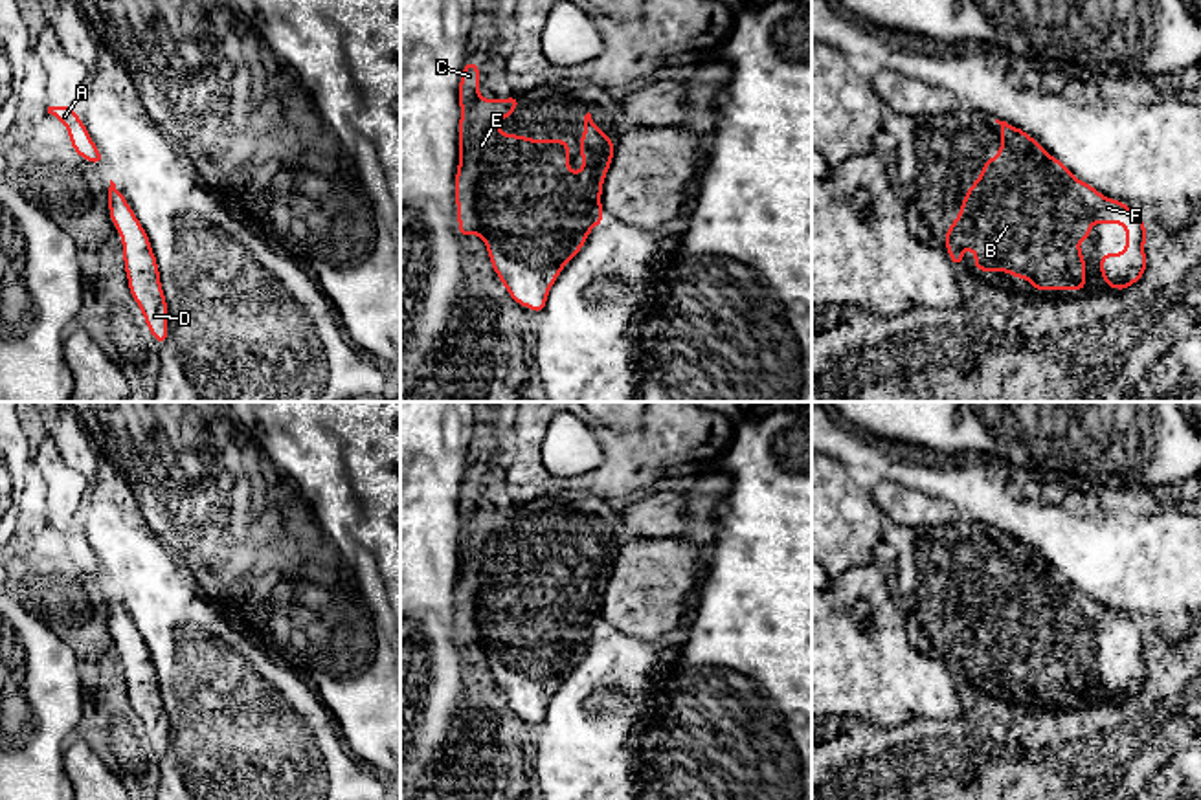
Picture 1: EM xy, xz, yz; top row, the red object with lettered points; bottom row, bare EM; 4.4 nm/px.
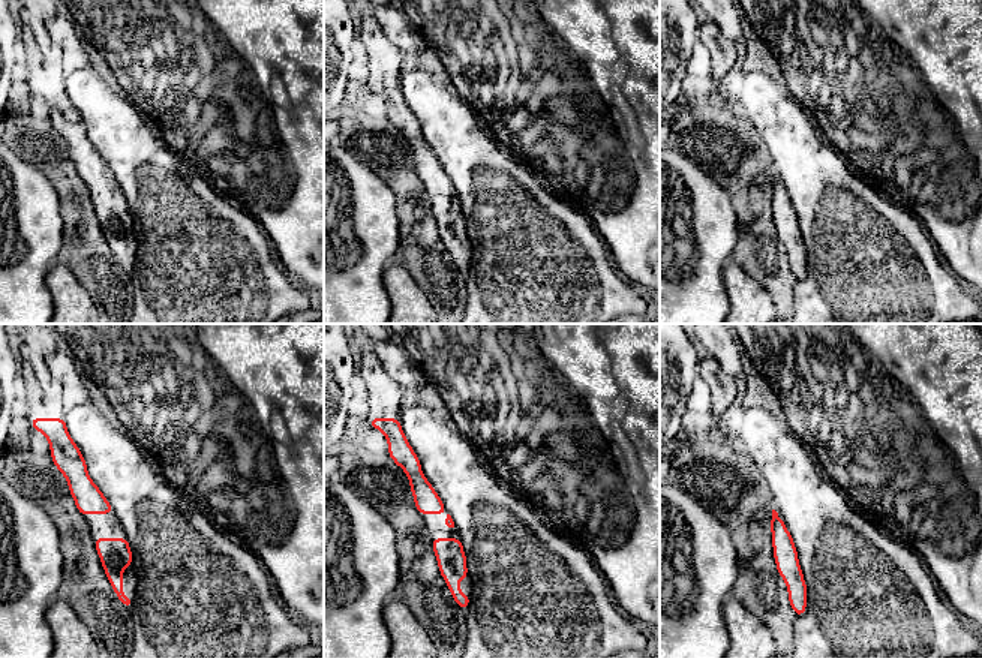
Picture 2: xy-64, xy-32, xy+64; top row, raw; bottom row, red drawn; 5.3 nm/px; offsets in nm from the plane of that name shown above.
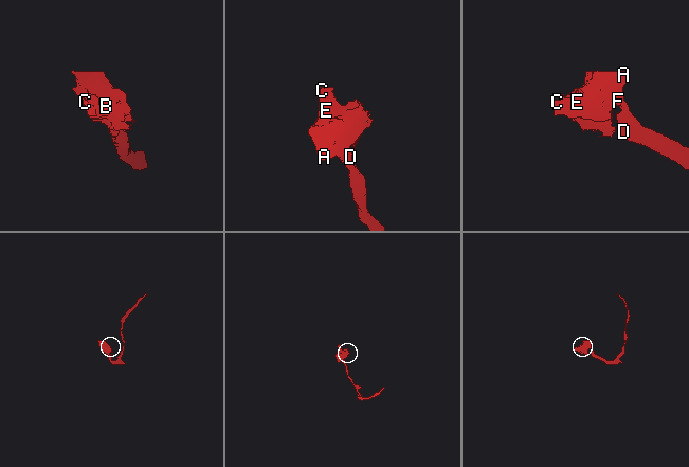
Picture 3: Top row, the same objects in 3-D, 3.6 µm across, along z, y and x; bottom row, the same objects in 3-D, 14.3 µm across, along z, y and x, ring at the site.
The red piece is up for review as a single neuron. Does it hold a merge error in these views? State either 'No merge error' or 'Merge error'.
No merge error

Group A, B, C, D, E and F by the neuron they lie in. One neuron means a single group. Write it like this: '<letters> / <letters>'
A B C D E F

